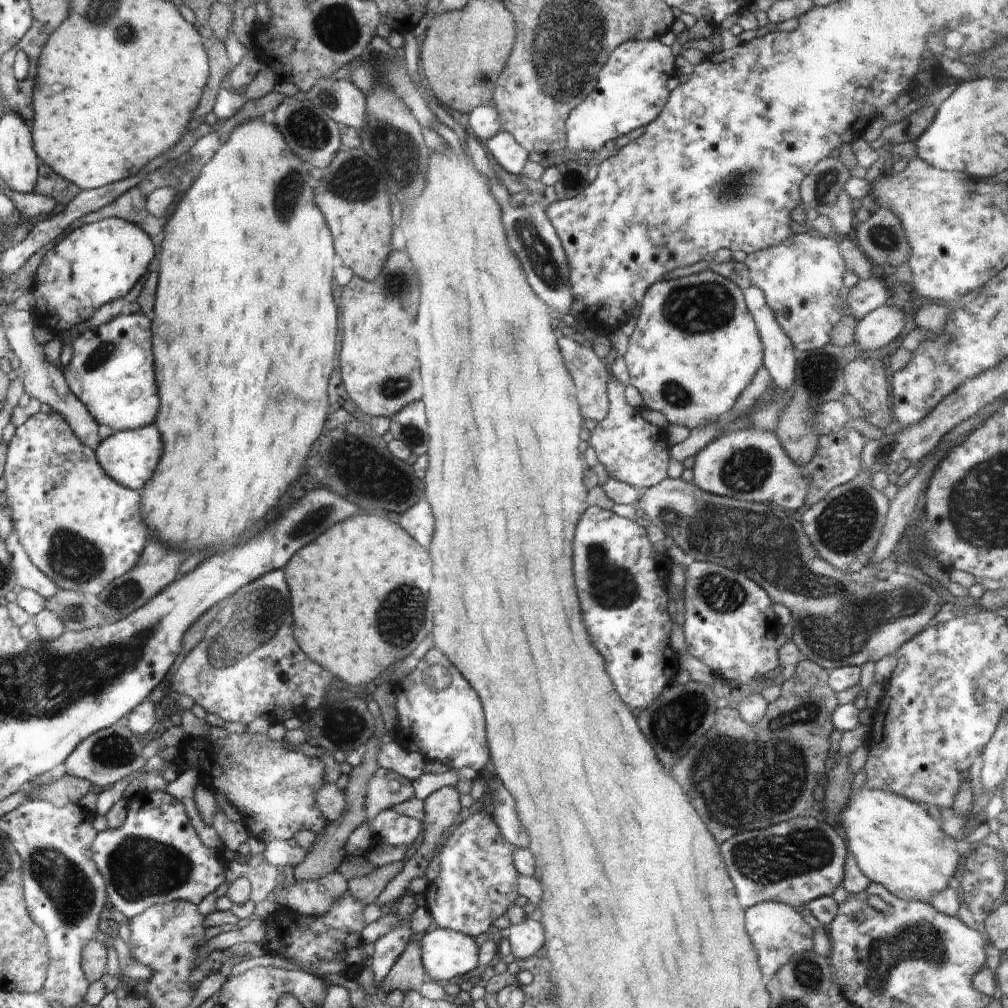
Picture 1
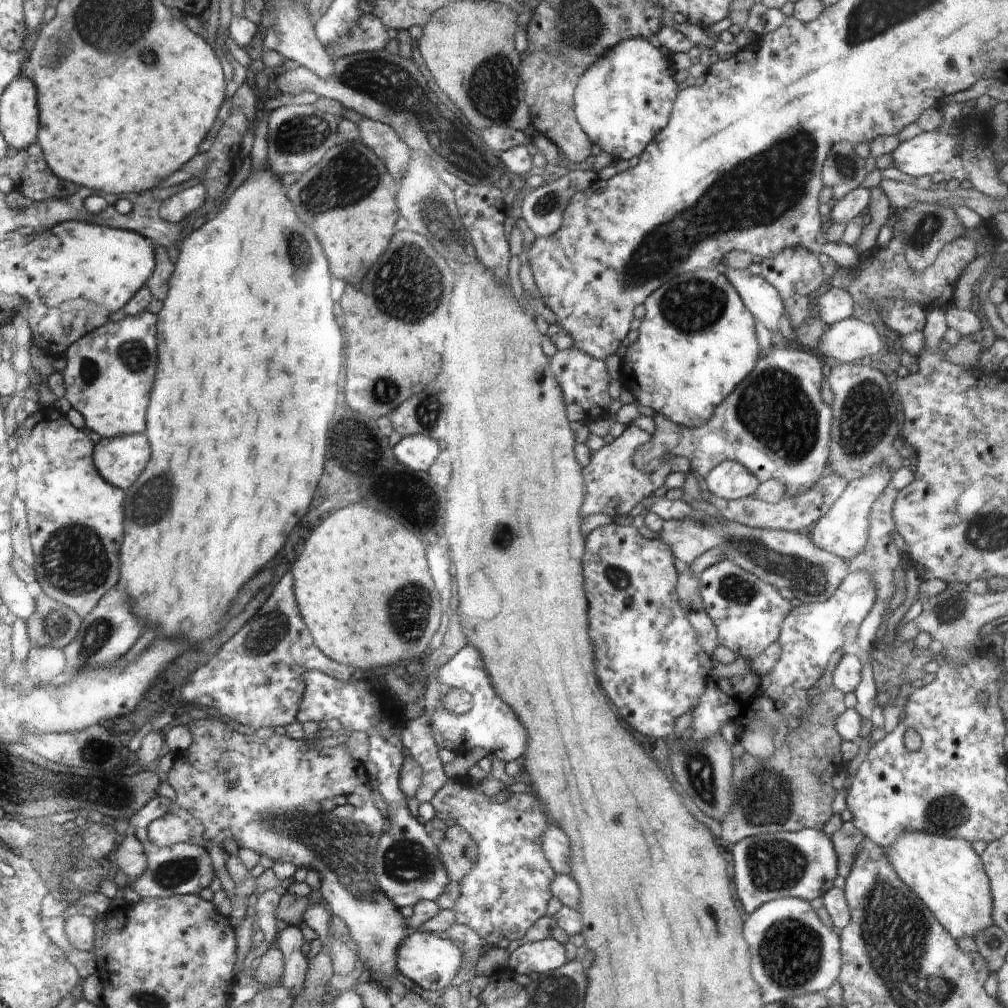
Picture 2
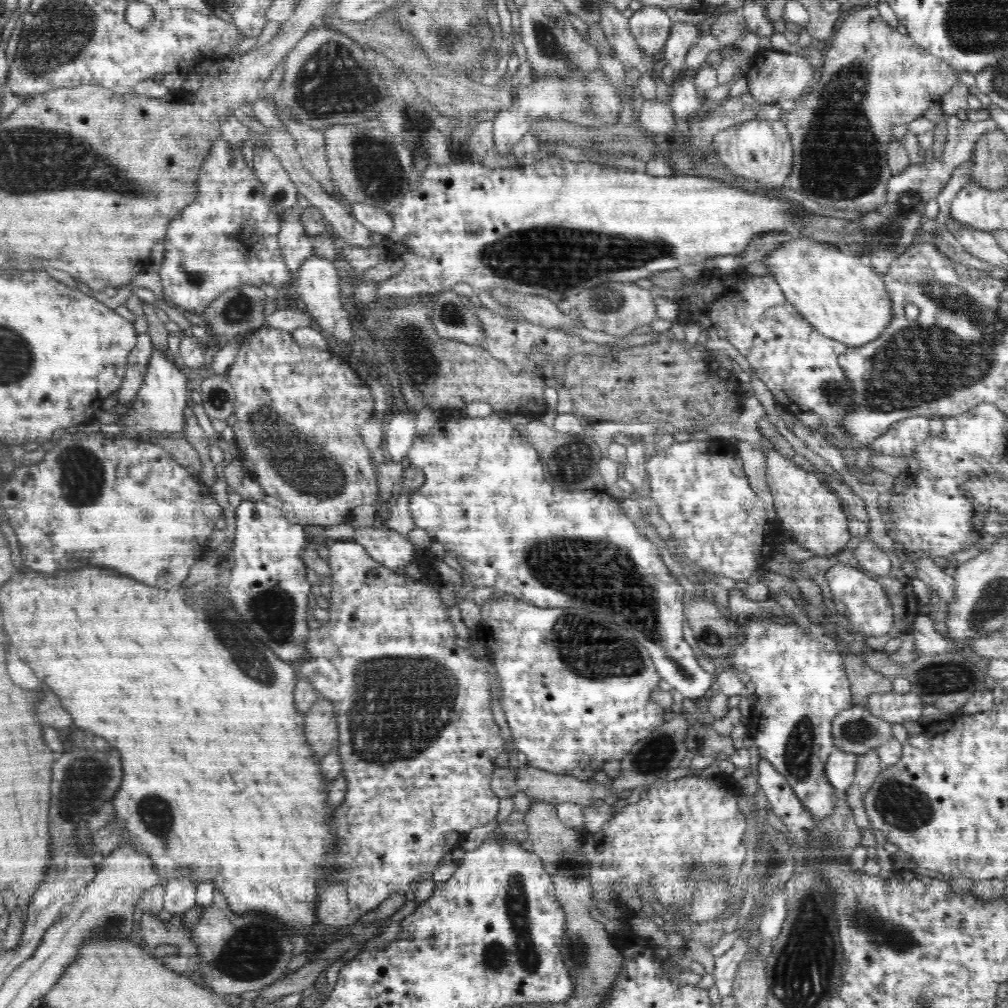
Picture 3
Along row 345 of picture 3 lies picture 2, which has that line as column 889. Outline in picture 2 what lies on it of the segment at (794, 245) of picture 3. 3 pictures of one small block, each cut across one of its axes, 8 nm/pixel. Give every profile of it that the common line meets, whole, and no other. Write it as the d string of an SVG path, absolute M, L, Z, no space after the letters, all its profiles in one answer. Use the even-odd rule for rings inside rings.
M906 832L900 834L892 846L886 847L886 858L898 878L920 898L952 938L975 939L994 925L990 880L971 843L962 838Z

